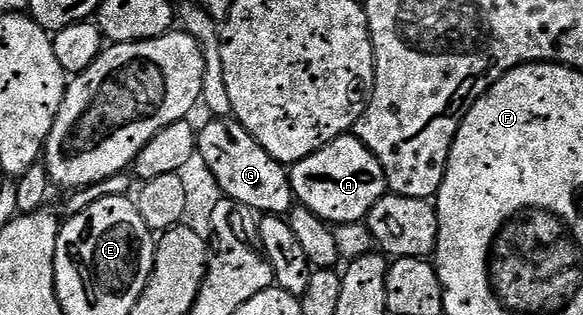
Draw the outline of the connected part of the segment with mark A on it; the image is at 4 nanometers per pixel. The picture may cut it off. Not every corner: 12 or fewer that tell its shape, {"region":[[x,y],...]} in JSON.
{"region":[[354,134],[290,165],[296,201],[331,226],[389,192]]}

